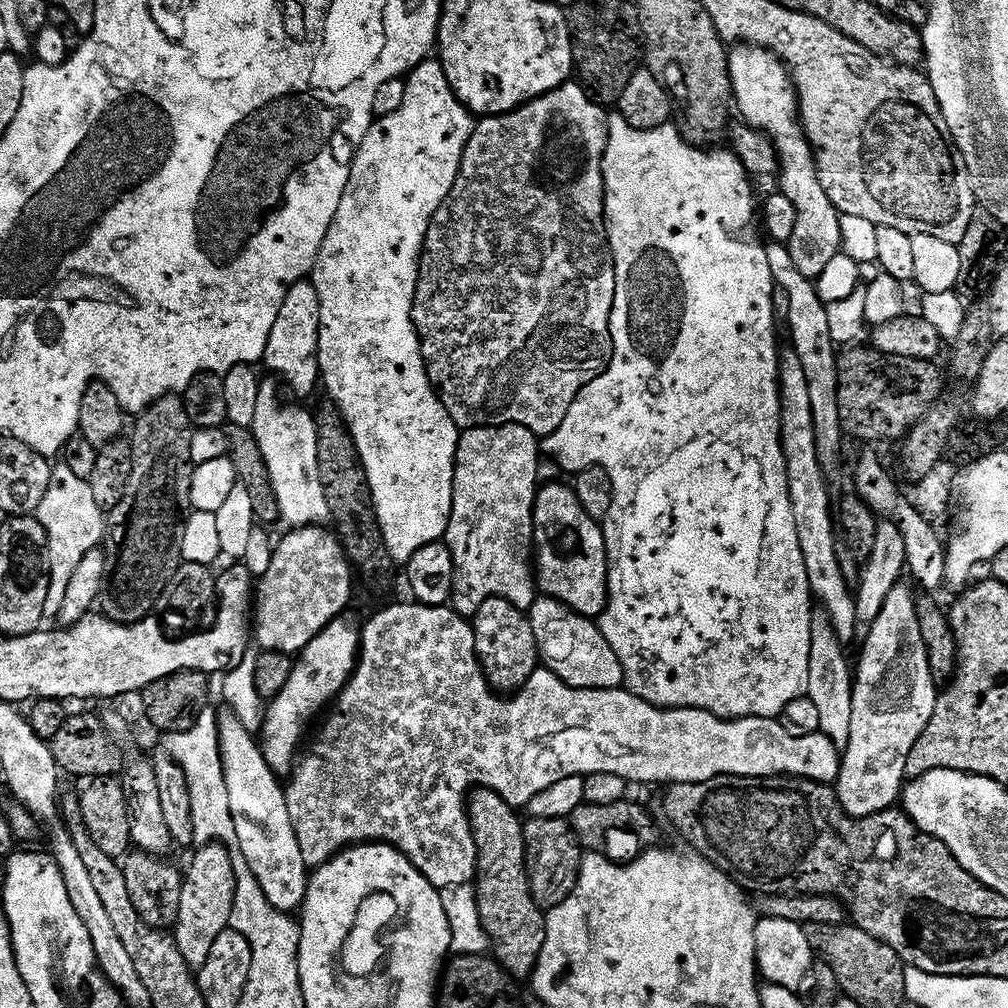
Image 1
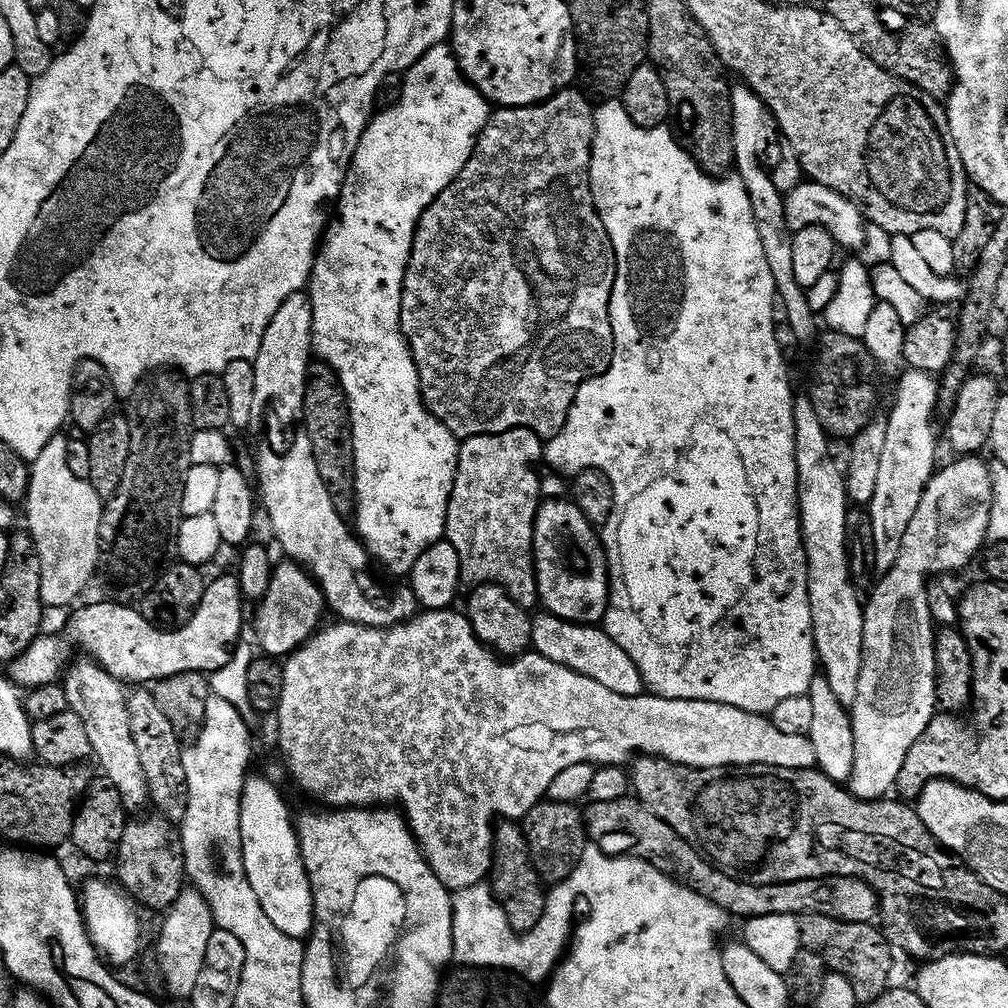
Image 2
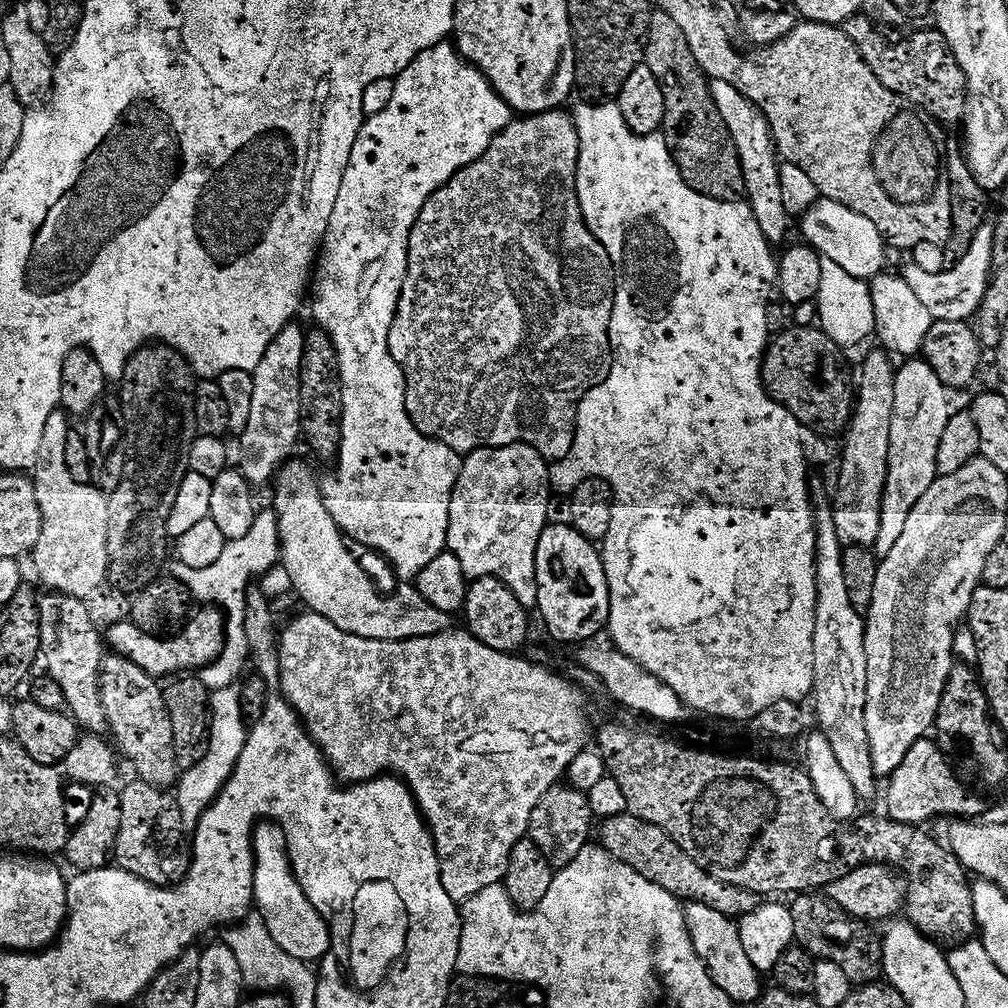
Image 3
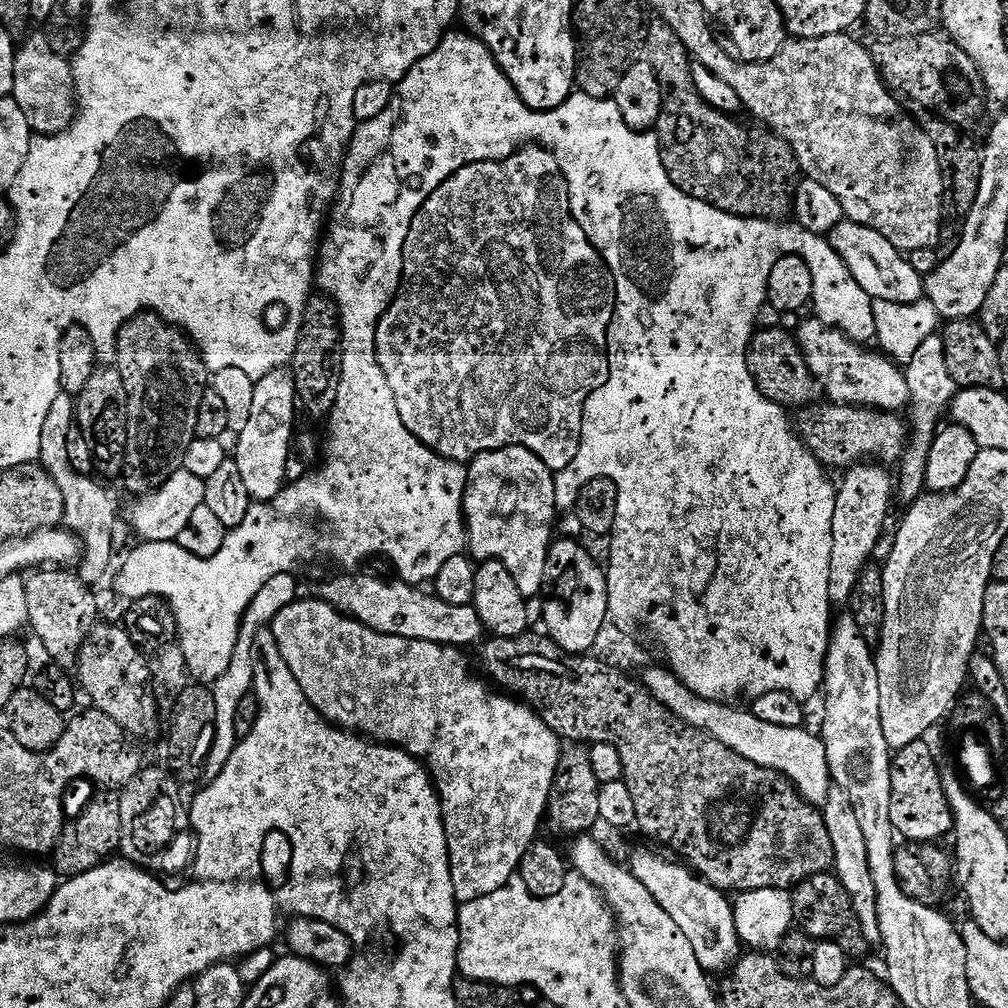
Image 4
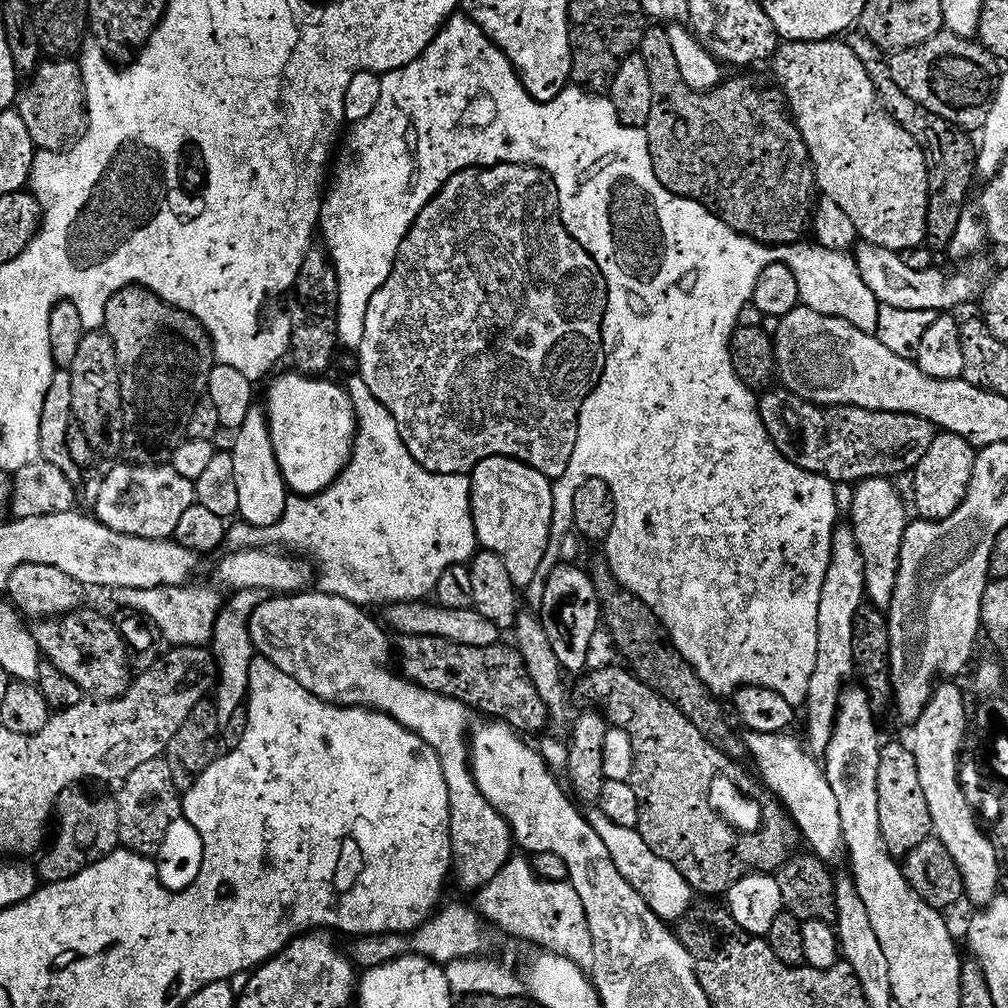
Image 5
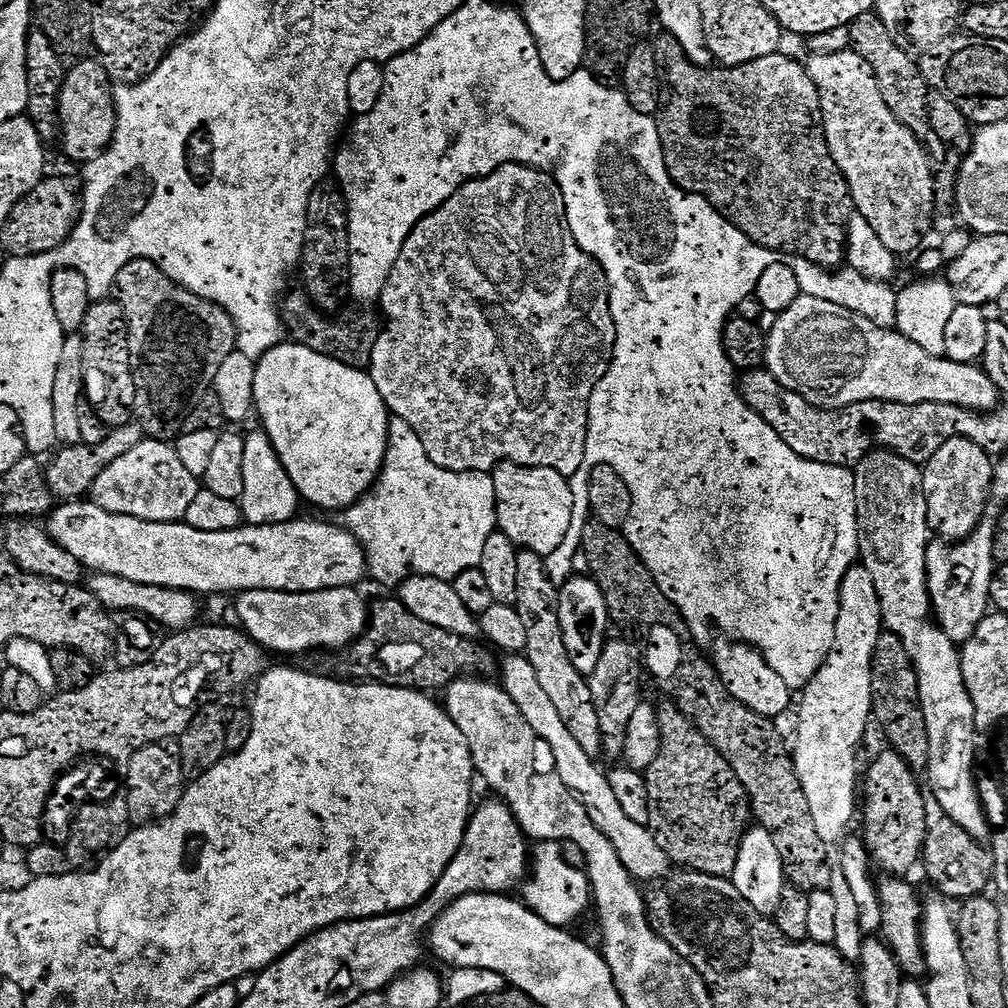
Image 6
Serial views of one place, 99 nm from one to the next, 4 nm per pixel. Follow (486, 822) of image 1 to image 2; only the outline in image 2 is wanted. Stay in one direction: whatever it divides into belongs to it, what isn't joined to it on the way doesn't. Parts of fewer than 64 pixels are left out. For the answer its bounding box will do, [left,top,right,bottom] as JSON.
[490,822,546,934]

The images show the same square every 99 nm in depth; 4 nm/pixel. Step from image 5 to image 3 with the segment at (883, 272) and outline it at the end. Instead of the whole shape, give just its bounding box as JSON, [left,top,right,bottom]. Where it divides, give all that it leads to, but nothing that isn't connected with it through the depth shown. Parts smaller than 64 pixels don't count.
[798,197,888,280]

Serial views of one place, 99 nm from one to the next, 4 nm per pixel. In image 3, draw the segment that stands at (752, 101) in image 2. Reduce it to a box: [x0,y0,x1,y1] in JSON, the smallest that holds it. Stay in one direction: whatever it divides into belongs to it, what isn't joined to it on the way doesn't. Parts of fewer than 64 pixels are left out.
[710,79,792,246]

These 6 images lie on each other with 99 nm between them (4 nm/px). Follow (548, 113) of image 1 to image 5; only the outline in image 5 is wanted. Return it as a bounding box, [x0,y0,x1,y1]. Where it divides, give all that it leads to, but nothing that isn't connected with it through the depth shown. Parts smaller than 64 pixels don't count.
[358,164,588,482]

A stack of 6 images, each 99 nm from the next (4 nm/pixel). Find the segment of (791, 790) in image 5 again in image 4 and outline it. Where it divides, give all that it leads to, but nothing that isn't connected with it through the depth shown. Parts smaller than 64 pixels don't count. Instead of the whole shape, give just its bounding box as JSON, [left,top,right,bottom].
[642,666,832,806]

